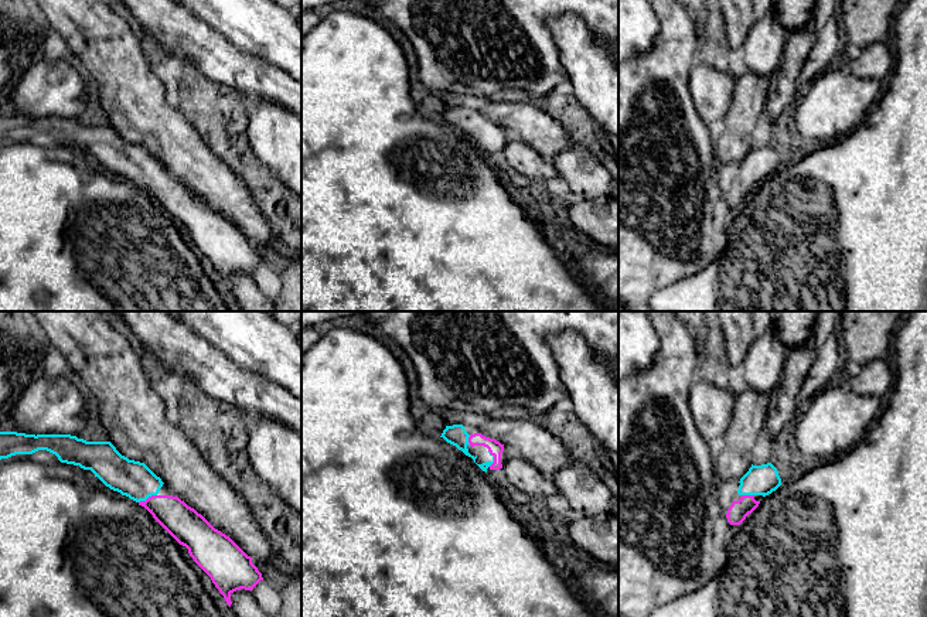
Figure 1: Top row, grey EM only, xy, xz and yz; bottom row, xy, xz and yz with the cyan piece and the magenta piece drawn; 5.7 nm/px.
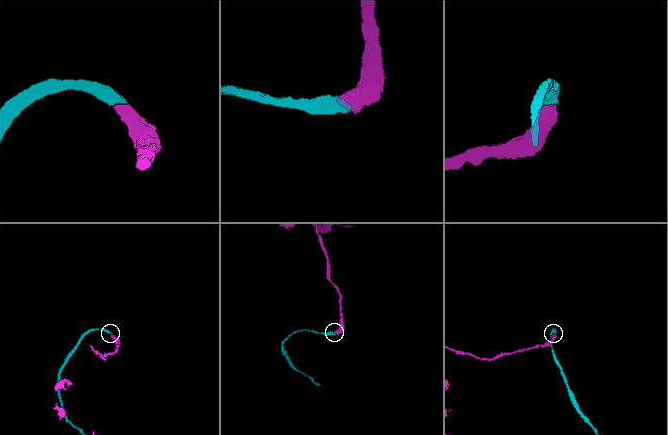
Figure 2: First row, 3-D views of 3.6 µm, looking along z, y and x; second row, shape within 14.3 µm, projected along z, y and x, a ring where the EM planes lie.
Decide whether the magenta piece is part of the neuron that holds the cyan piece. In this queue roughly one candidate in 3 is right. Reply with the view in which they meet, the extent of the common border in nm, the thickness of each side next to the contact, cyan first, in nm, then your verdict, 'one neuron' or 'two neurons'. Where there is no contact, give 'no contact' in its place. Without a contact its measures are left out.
xy | 120 nm | 200/200 nm | one neuron

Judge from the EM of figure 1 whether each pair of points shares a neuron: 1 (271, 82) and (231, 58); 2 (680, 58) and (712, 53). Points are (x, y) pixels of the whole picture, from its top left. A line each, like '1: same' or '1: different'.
1: same
2: different

